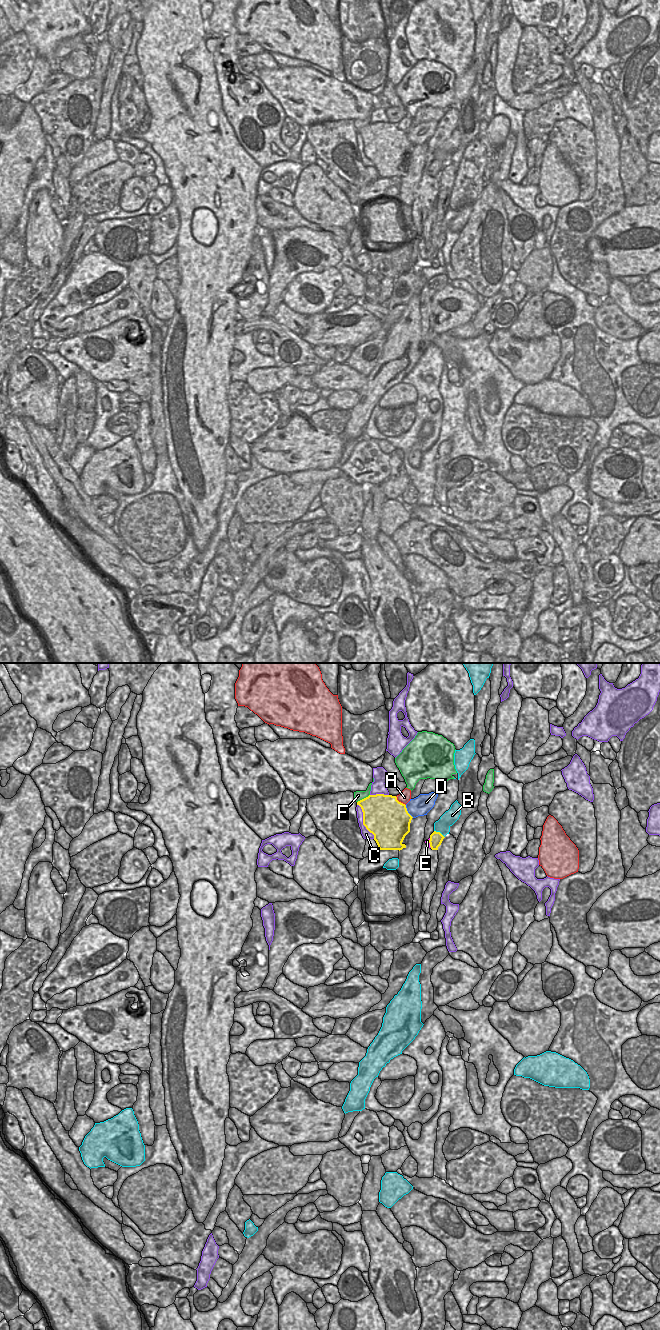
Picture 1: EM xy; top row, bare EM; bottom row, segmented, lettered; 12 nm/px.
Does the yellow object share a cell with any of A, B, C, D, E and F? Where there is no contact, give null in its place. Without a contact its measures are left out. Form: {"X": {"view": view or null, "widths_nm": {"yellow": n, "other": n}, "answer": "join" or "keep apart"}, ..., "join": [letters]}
{"A": {"view": "xy", "widths_nm": {"yellow": 500, "other": 150}, "answer": "keep apart"}, "B": {"view": "xy", "widths_nm": {"yellow": 160, "other": 170}, "answer": "keep apart"}, "C": {"view": "xy", "widths_nm": {"yellow": 500, "other": 100}, "answer": "keep apart"}, "D": {"view": "xy", "widths_nm": {"yellow": 500, "other": 240}, "answer": "keep apart"}, "E": {"view": "xy", "widths_nm": {"yellow": 160, "other": 50}, "answer": "join"}, "F": {"view": "xy", "widths_nm": {"yellow": 420, "other": 120}, "answer": "keep apart"}, "join": ["E"]}

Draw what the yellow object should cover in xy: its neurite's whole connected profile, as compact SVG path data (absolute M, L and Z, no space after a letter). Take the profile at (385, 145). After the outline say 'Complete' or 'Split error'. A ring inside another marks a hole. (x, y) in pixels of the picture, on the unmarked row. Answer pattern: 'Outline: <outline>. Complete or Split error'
Outline: M376 122L357 130L363 140L363 153L374 163L380 178L402 178L405 164L410 160L412 144L408 141L406 133L399 130L396 124Z. Complete

